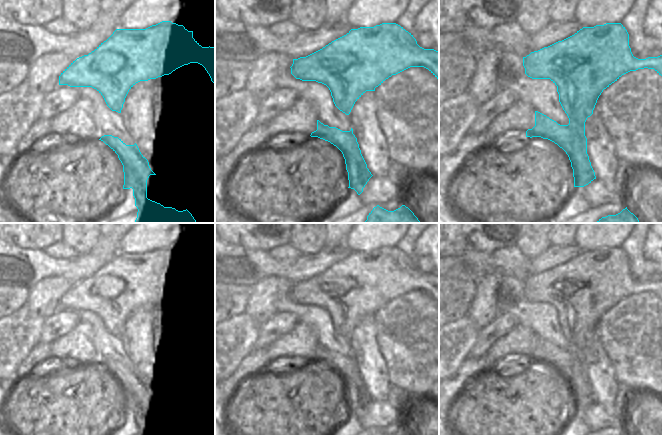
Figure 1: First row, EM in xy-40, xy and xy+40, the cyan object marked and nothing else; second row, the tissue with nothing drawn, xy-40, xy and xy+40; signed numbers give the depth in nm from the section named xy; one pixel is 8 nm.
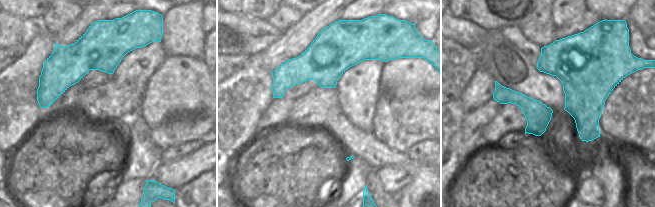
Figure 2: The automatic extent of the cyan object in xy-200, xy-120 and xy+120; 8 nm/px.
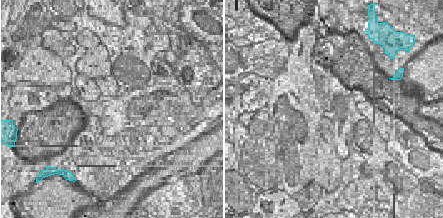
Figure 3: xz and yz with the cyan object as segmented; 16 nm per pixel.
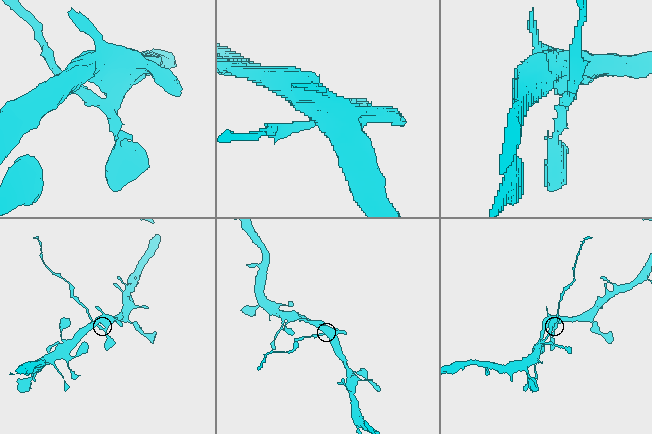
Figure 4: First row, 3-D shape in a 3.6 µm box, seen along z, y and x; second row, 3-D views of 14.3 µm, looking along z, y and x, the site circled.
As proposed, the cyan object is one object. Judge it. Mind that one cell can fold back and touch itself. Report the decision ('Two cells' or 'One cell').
Two cells

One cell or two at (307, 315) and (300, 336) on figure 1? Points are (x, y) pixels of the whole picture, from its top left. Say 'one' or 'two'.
two

